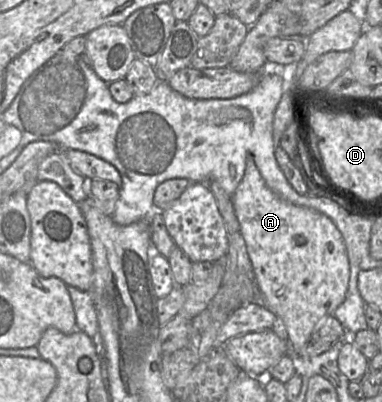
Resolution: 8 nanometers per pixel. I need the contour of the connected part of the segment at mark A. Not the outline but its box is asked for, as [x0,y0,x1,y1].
[231,155,350,355]

